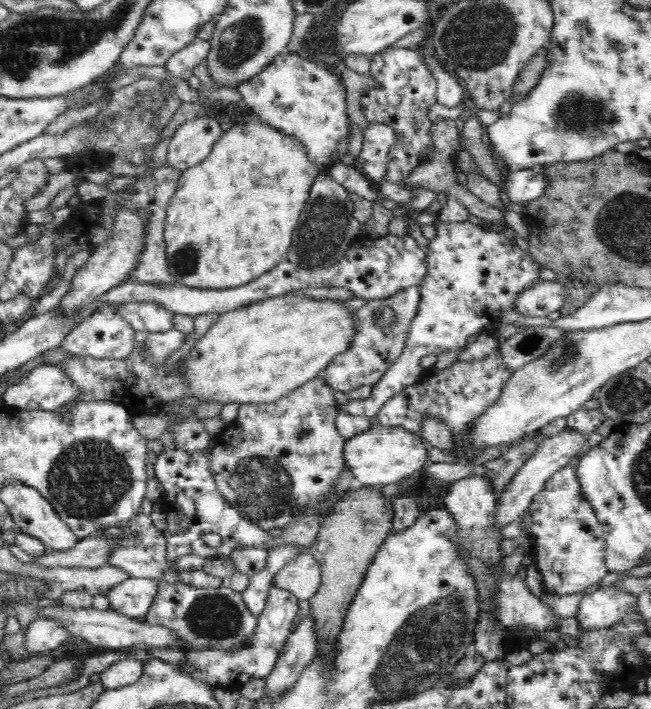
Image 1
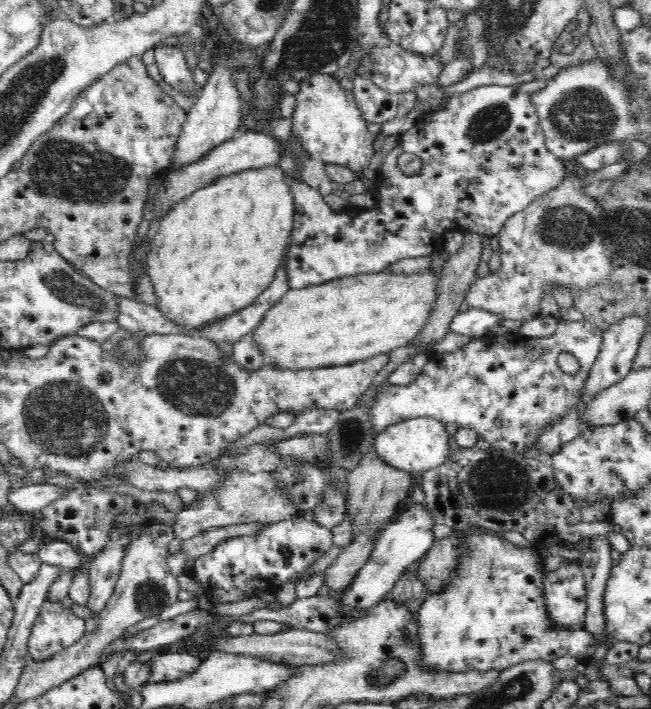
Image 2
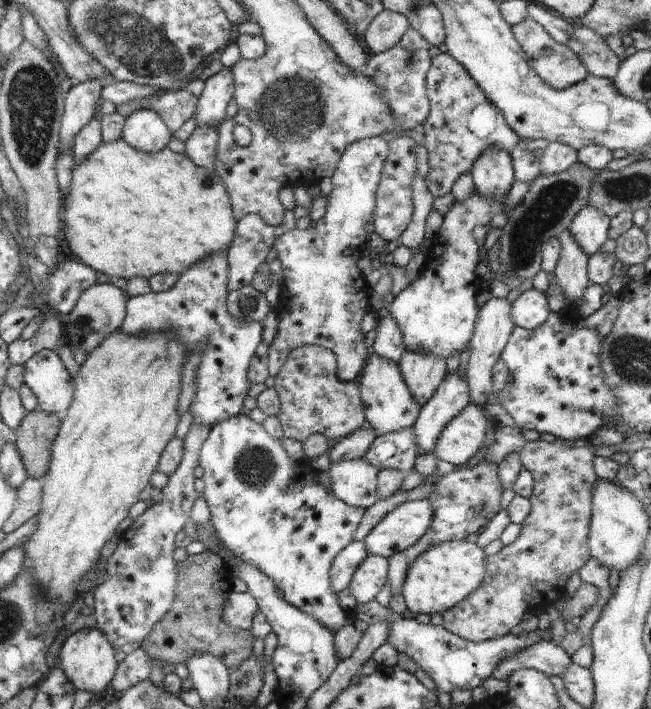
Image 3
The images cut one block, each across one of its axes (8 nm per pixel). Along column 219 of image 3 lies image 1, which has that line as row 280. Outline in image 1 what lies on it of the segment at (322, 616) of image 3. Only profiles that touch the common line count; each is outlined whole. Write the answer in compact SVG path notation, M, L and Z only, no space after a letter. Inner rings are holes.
M440 222L434 223L437 228L436 238L429 240L427 246L428 274L419 284L421 301L419 311L414 317L408 333L407 343L400 359L386 371L386 374L372 387L372 392L366 399L350 400L346 404L338 405L339 414L348 414L354 417L372 418L380 412L385 401L401 389L417 381L420 372L420 362L428 354L445 353L449 350L461 350L466 344L466 339L472 334L480 332L496 333L499 326L500 312L514 312L514 298L539 282L538 272L543 268L534 257L520 249L512 240L508 239L500 229L484 229L466 222Z

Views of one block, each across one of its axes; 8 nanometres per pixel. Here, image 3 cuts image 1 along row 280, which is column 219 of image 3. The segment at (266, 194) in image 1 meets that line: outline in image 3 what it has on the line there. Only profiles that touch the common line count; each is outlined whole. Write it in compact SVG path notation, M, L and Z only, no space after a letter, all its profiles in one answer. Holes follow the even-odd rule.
M123 139L113 142L113 144L101 144L101 147L97 148L97 152L93 152L87 160L74 164L70 191L65 199L63 213L64 233L72 253L96 272L111 278L124 278L127 282L133 278L151 279L159 274L181 275L185 270L189 270L193 264L199 264L203 258L207 258L211 254L217 254L217 252L228 254L229 248L236 242L238 222L235 210L233 210L233 200L229 196L229 188L219 172L205 170L205 168L197 166L186 153L177 154L171 148L165 148L157 154L139 152Z

